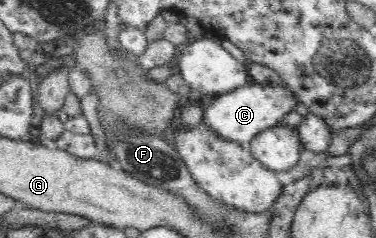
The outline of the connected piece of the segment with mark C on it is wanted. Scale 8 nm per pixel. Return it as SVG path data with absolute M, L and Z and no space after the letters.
M244 84L230 92L206 101L203 123L218 136L230 142L249 144L263 130L284 123L284 117L296 106L298 99L290 88L272 84Z

